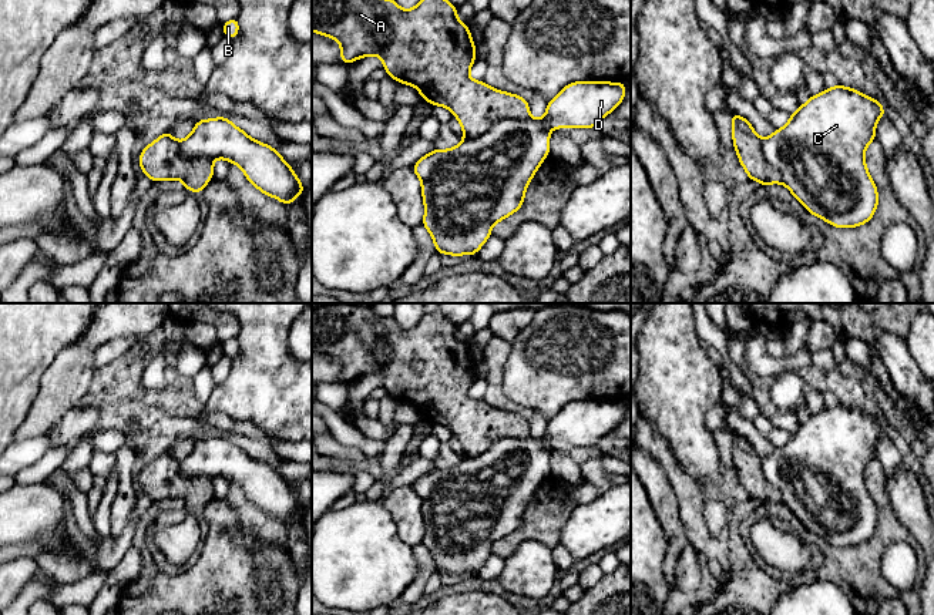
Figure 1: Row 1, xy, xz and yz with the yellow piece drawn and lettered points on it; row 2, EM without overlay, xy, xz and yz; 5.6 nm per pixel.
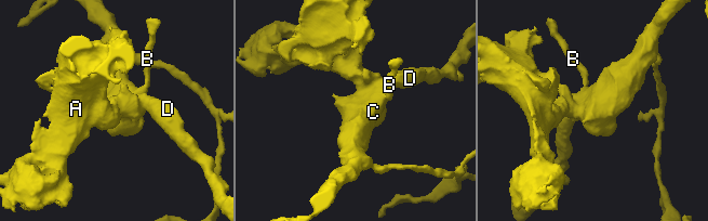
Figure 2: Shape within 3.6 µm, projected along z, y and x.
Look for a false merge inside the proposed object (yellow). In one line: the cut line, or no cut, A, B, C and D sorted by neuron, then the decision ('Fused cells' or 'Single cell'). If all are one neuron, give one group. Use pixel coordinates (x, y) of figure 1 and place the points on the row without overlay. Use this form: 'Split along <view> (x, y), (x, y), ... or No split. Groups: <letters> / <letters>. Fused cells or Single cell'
Split along xz (528, 434), (524, 437), (500, 439), (477, 454), (464, 456). Groups: A / B C D. Fused cells

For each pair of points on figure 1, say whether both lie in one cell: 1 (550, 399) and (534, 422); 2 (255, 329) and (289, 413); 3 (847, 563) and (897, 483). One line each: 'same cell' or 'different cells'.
1: different cells
2: same cell
3: different cells

